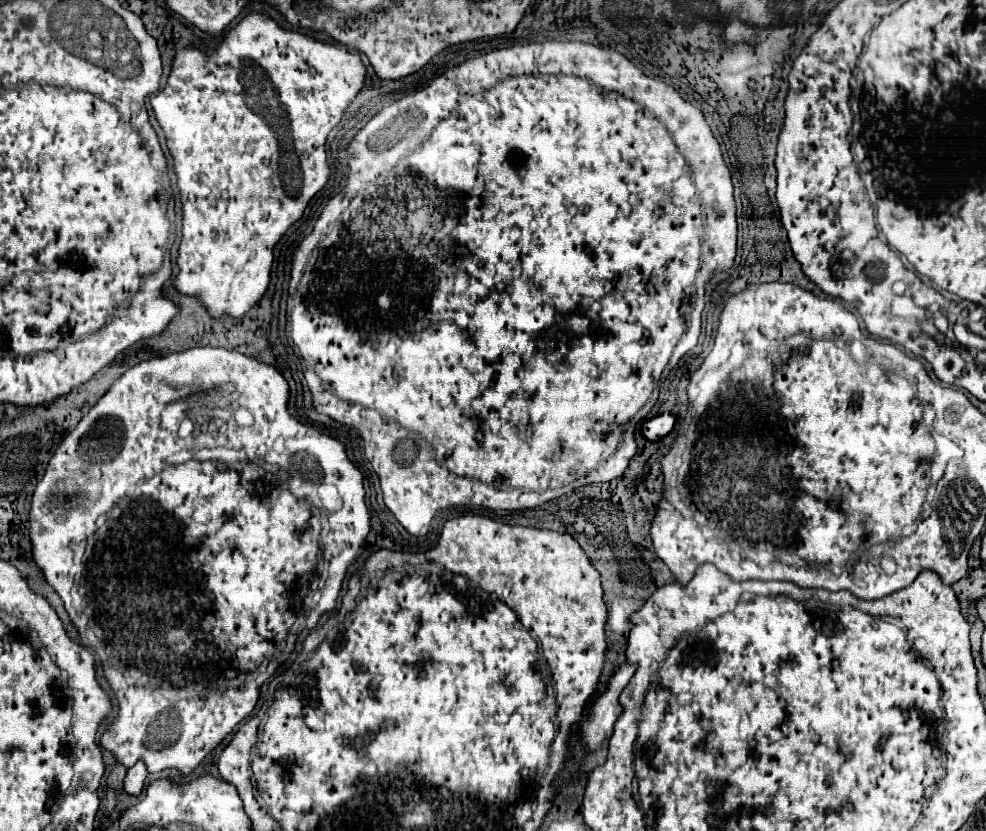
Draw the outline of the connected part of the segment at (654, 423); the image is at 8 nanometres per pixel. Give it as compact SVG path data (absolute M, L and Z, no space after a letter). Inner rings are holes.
M664 412L656 418L652 418L650 422L644 422L642 426L642 436L650 442L656 442L660 438L664 438L672 428L674 428L674 414L672 412Z

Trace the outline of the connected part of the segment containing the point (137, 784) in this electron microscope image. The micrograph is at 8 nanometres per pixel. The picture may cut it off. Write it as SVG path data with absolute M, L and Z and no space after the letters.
M136 762L128 774L126 774L126 780L124 780L124 790L130 794L130 796L140 796L142 788L144 788L144 780L146 780L148 772L146 772L146 766L142 762Z

